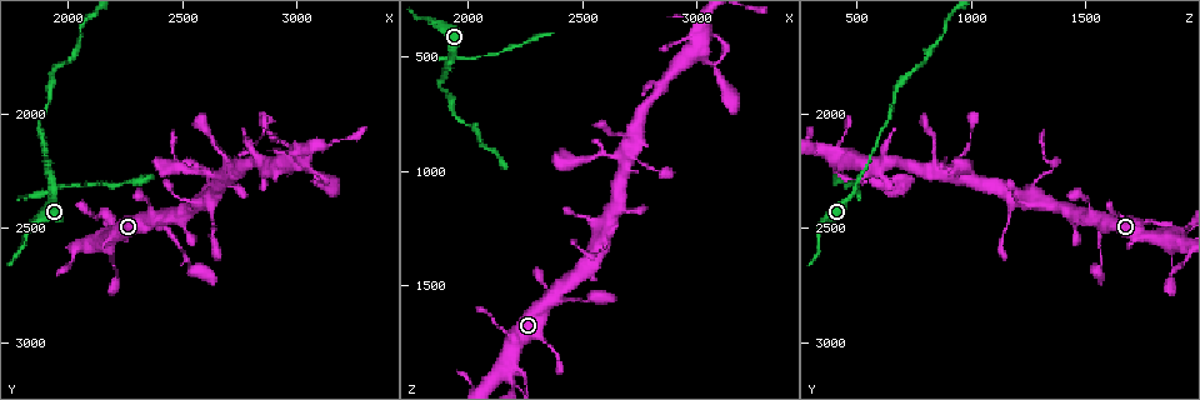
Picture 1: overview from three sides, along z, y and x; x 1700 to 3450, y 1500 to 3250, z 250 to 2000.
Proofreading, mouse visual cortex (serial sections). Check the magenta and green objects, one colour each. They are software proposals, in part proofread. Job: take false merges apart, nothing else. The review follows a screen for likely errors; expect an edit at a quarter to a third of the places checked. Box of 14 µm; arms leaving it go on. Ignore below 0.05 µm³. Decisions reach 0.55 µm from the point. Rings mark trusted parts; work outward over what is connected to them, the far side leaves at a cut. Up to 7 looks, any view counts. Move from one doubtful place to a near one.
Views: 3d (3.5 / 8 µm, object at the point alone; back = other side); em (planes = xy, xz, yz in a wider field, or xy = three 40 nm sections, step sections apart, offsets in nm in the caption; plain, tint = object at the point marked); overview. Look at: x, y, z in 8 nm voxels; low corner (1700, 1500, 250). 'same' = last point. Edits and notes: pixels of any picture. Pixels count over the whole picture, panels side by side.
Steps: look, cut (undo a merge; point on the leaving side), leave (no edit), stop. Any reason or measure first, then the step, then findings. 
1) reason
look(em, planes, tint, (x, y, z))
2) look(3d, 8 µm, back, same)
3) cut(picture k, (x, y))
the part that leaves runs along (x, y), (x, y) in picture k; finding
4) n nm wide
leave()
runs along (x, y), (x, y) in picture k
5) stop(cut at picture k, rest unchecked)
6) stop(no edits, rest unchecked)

sharp bend
look(3d, 3.5 µm, back, (2600, 2360, 1270))

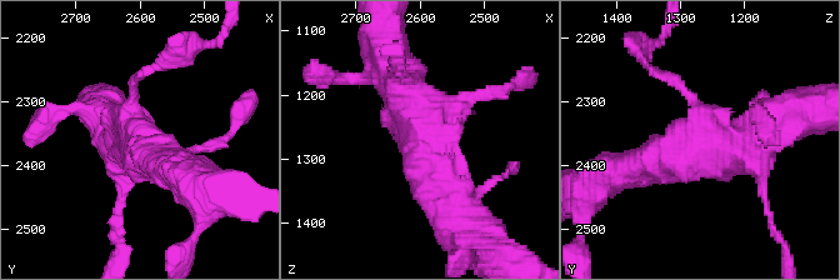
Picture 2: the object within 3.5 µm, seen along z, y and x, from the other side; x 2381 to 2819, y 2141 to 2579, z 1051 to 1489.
look(em, xy, step 1, tint, (2605, 2350, 1280))

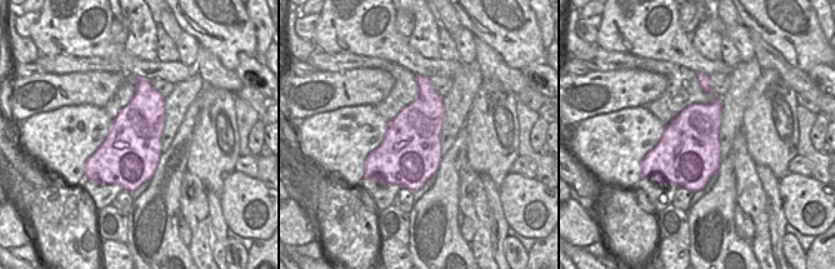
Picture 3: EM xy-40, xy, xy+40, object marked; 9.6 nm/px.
leave()
runs along (460, 218), (399, 80) in picture 2; all the same cell

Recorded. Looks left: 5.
narrows sharply
look(3d, 3.5 µm, back, (3070, 2240, 400))

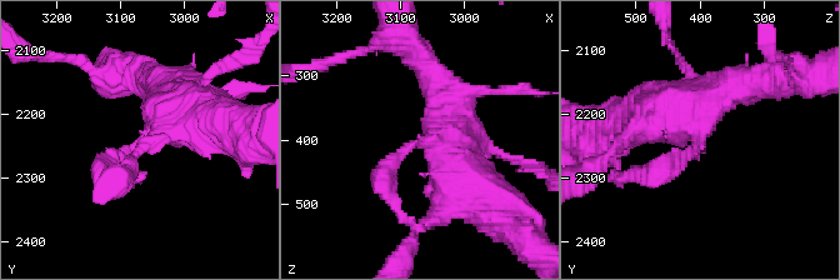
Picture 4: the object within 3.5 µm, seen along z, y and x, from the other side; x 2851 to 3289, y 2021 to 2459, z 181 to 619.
look(em, xy, step 2, tint, (3075, 2250, 410))

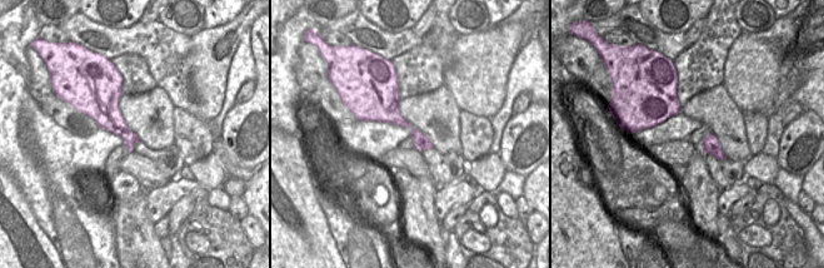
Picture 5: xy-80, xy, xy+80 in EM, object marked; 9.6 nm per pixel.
150 nm wide
leave()
runs along (189, 114), (111, 179) in picture 4; one cell here

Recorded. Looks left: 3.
side arm on a straight run
look(3d, 3.5 µm, (1940, 2320, 510))

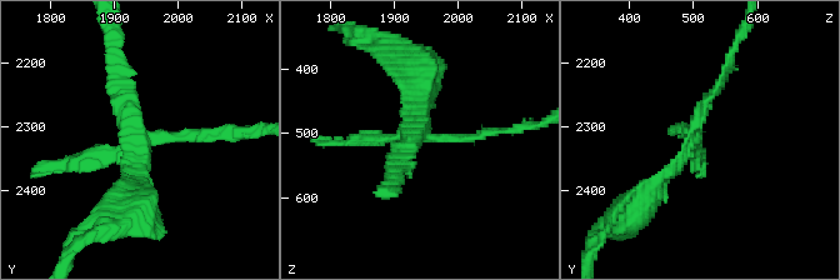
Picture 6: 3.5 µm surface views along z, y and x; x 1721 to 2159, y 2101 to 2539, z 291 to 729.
shape alone is not enough
look(em, xy, step 3, tint, (1940, 2320, 500))

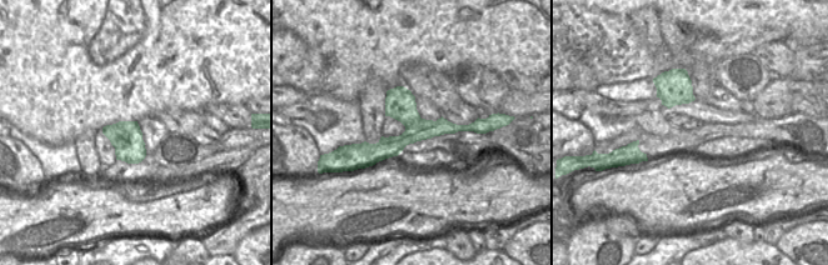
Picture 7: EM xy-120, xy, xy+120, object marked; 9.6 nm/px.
280 nm wide
cut(picture 6, (363, 136))
the part that leaves runs along (429, 138), (475, 138), (540, 121) in picture 6; a second cell is stuck on

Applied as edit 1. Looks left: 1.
stop(cut at picture 6, rest unchecked)

